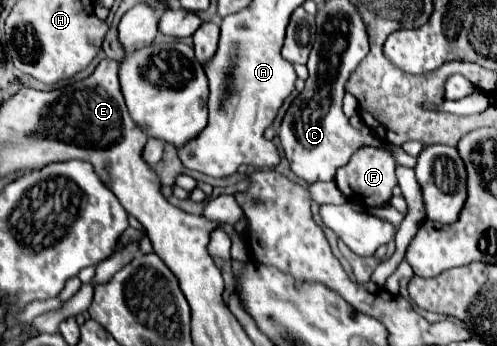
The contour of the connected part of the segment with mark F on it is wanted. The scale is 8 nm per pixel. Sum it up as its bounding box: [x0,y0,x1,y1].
[336,147,396,207]

